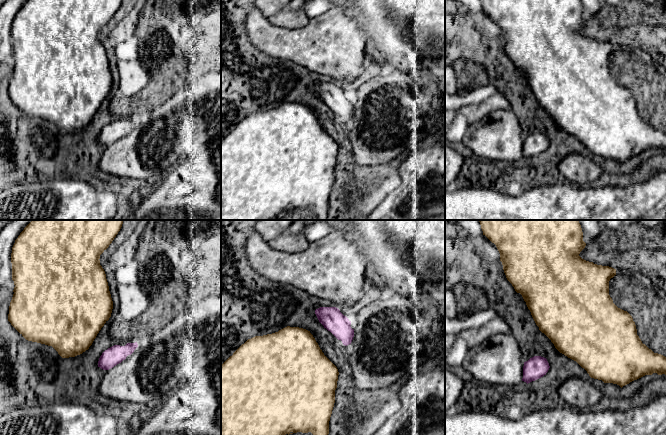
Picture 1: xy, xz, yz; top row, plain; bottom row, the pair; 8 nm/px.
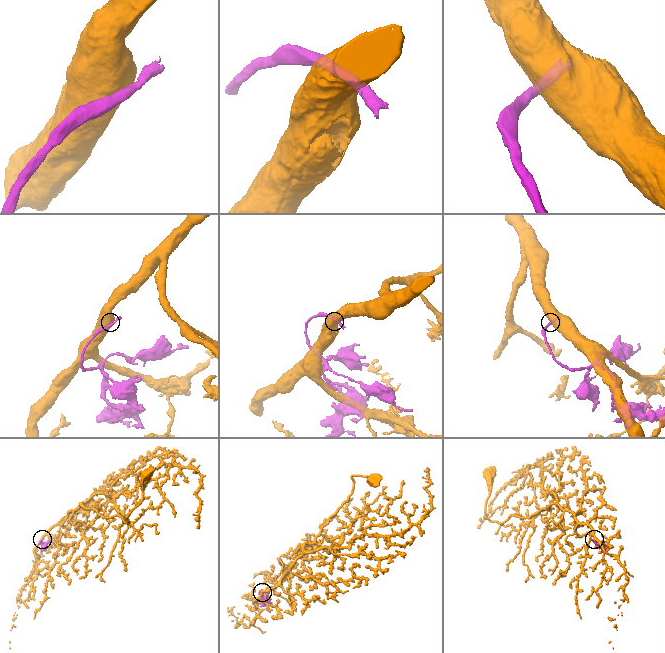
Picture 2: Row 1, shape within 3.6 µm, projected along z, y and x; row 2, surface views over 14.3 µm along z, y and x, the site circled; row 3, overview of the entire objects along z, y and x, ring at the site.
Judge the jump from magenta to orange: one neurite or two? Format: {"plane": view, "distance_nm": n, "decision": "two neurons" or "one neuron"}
{"plane": "xz", "distance_nm": 110, "decision": "two neurons"}

